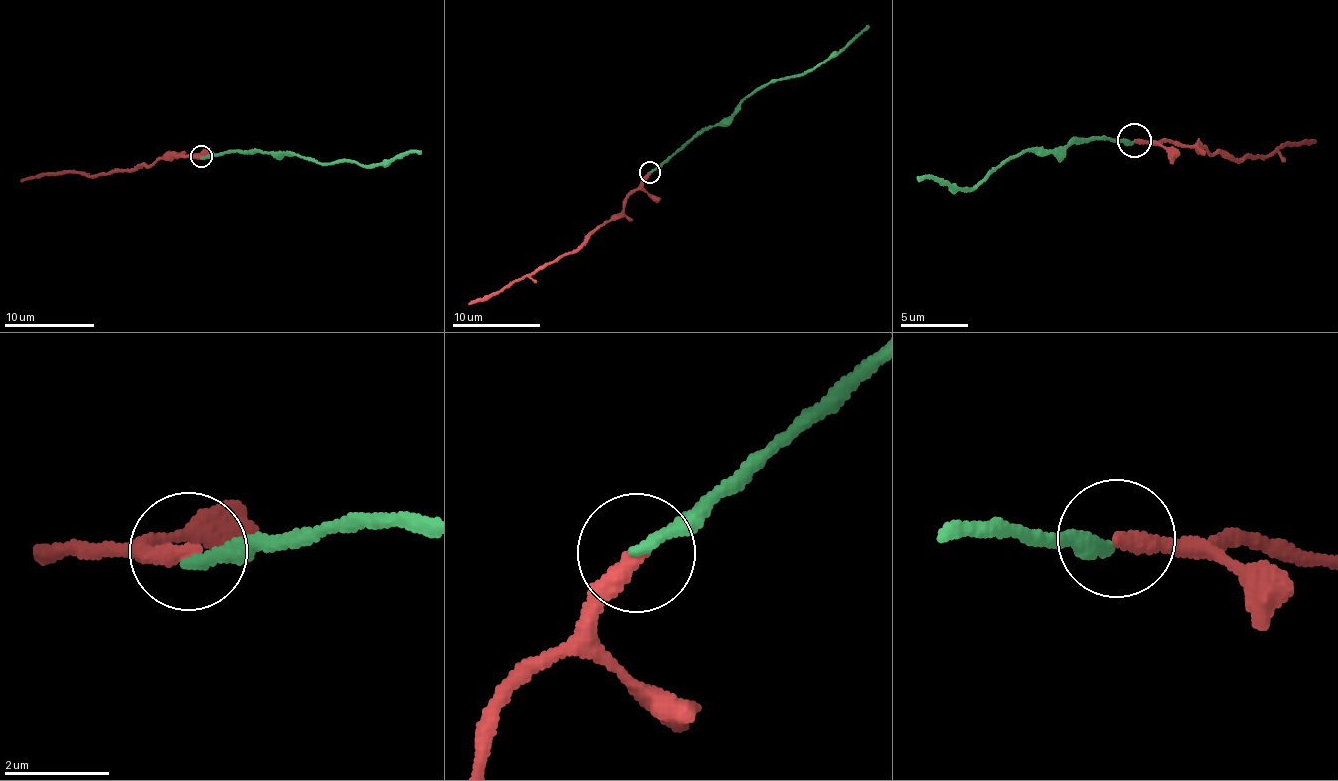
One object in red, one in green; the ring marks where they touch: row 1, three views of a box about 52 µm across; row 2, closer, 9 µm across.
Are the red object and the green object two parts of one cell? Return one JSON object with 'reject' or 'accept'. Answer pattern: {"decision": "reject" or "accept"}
{"decision": "accept"}

